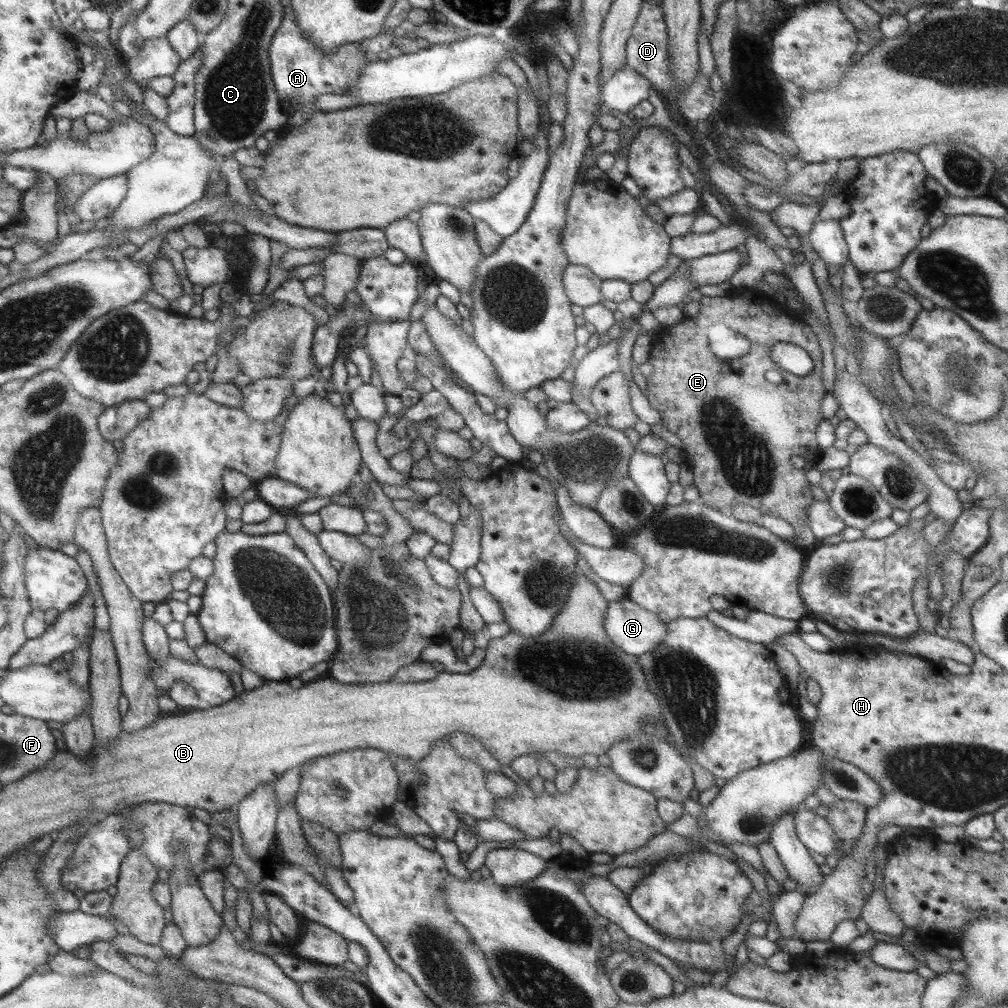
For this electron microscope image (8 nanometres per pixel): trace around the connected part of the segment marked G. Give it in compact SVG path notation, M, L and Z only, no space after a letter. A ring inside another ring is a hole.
M627 598L609 603L603 622L611 642L634 657L649 652L667 633L665 621Z

